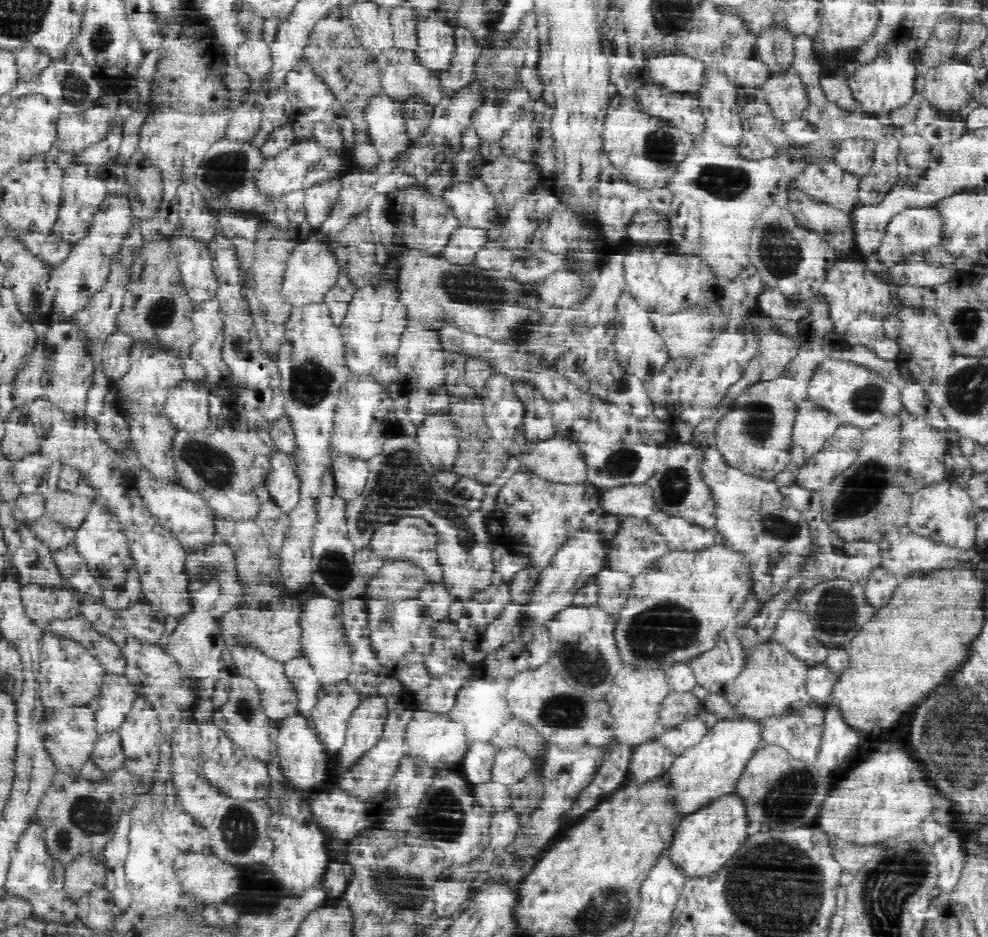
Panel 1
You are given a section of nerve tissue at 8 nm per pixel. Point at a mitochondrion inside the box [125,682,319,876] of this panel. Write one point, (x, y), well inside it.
(239, 834)

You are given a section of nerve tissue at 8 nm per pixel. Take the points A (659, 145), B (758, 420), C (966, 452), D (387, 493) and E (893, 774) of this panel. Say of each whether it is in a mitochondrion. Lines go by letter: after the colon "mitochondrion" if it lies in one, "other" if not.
A: mitochondrion
B: mitochondrion
C: other
D: mitochondrion
E: other

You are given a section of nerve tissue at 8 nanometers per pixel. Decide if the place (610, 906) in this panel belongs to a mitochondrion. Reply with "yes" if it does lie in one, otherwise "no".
yes

